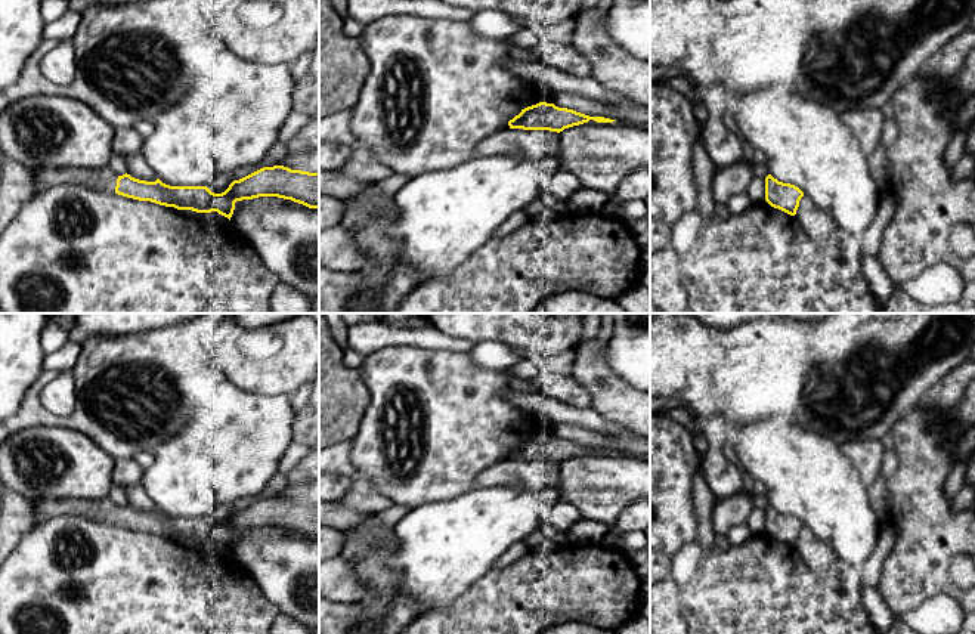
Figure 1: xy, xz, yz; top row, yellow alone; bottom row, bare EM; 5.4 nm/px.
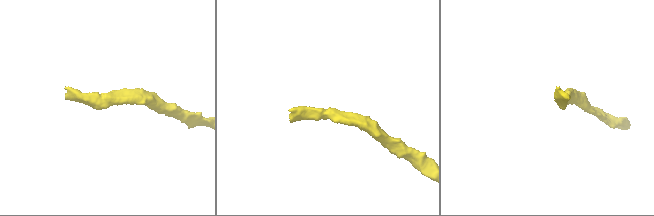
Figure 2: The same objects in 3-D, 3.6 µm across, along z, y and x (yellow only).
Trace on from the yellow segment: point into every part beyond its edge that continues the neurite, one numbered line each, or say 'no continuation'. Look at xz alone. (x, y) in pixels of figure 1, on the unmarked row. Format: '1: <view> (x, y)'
no continuation

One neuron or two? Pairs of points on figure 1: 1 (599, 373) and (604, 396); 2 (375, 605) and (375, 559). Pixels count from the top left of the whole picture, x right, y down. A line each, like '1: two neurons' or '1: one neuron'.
1: one neuron
2: one neuron

